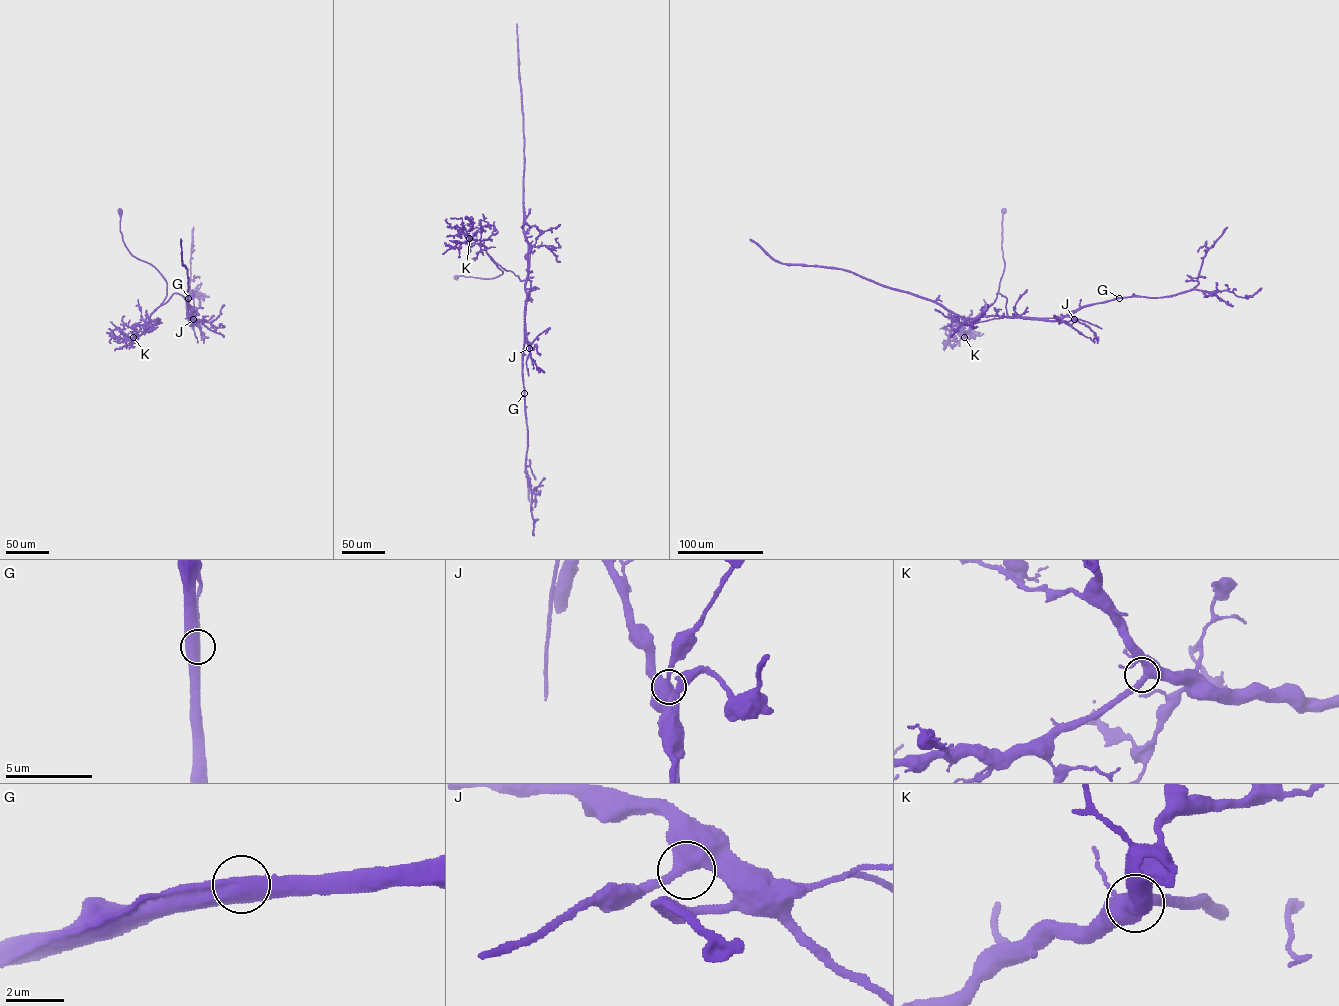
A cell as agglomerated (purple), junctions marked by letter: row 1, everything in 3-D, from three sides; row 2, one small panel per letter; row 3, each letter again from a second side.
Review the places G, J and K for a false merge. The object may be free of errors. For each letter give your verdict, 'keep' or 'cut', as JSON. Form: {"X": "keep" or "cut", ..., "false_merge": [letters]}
{"G": "cut", "J": "keep", "K": "keep", "false_merge": ["G"]}

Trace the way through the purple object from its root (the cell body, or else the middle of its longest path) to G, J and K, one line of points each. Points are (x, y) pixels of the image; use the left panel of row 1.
G: (119, 211), (127, 249), (167, 283), (159, 307), (178, 293), (195, 318), (188, 317), (188, 298)
J: (119, 211), (127, 249), (167, 283), (159, 307), (178, 293), (193, 308), (193, 319)
K: (119, 211), (120, 231), (127, 249), (153, 265), (167, 283), (164, 301), (150, 315), (145, 331), (133, 337)

